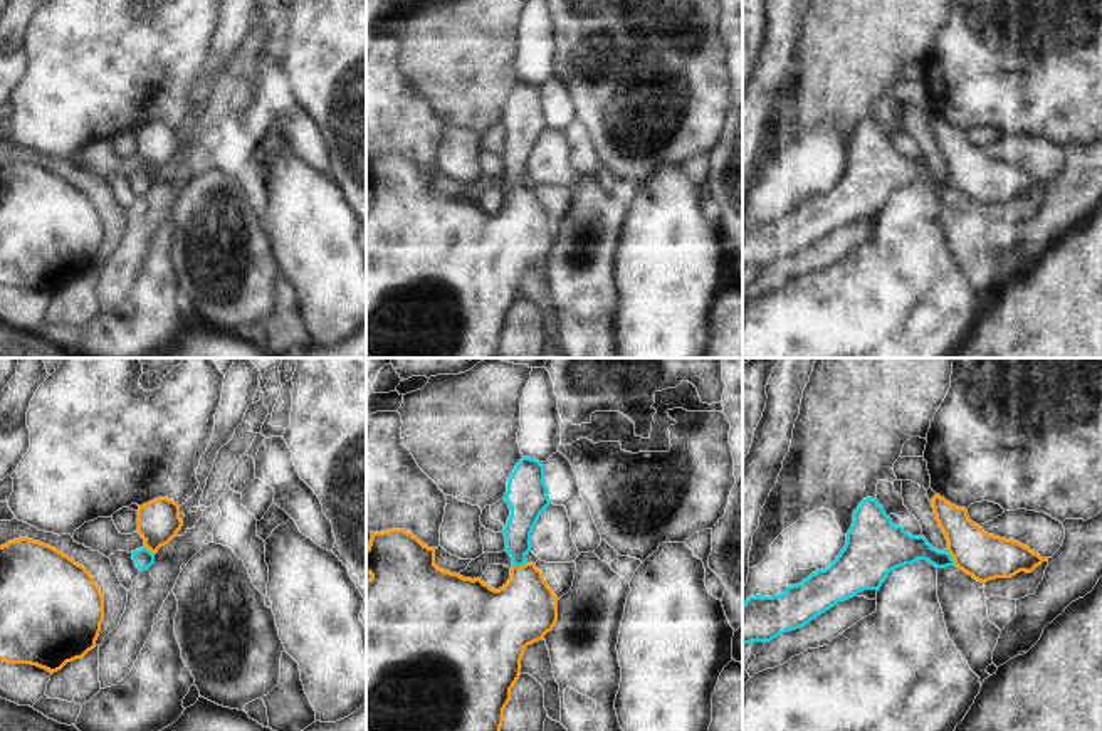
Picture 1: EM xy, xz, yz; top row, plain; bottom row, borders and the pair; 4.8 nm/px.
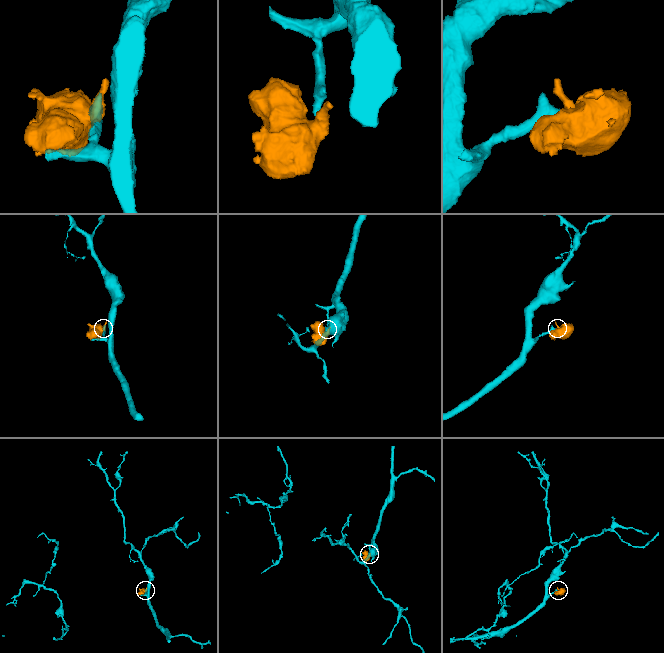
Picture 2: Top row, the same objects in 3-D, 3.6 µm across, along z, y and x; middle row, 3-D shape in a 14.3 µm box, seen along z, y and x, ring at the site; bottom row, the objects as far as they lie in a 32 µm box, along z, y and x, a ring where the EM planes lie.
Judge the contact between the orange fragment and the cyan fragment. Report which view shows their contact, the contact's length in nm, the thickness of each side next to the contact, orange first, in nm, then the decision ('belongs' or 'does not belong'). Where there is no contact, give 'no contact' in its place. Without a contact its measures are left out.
meets orange in yz; contact 90 nm long; 220 nm thick on the orange side, 160 nm on the other; belongs

